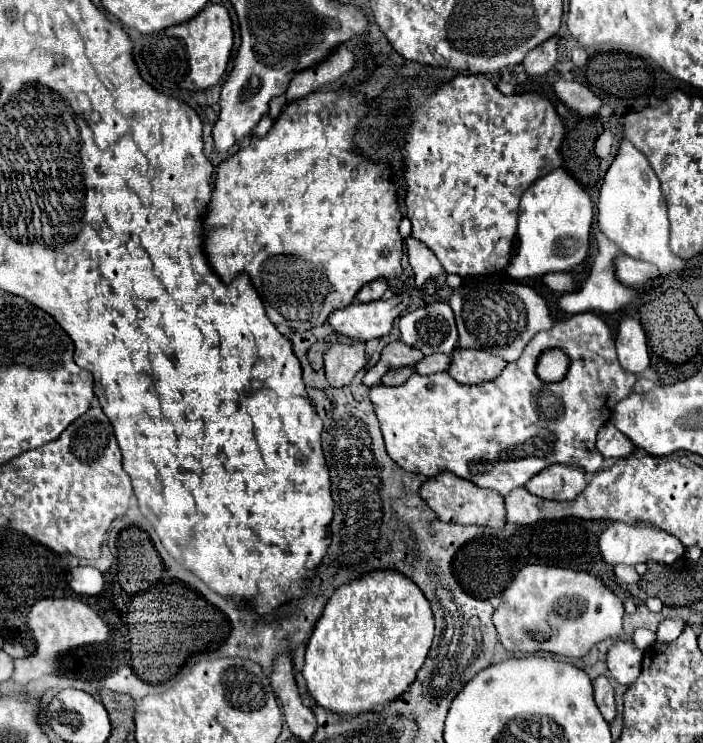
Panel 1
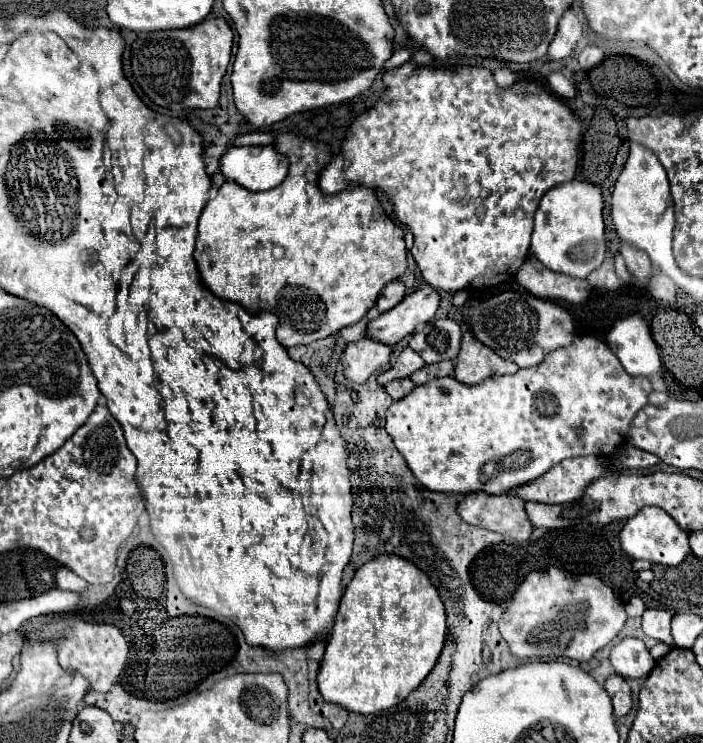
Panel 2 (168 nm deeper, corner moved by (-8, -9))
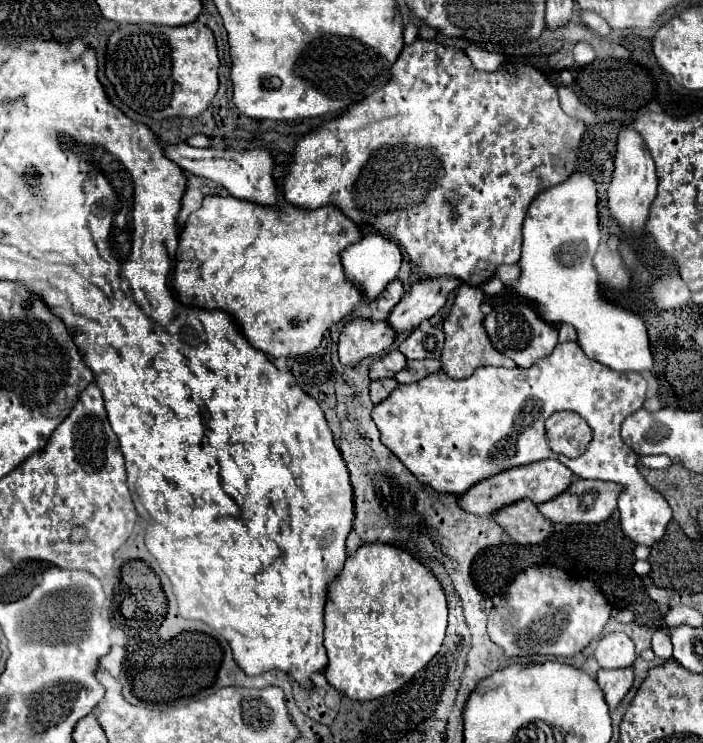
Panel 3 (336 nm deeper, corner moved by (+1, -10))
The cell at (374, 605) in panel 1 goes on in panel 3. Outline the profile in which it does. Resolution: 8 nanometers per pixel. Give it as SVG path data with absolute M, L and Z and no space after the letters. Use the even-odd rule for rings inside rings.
M382 542L362 544L346 558L340 574L328 584L326 598L324 648L328 650L328 668L324 674L336 690L350 698L372 700L374 696L384 696L402 688L438 654L442 646L448 620L444 588L428 566L398 546Z

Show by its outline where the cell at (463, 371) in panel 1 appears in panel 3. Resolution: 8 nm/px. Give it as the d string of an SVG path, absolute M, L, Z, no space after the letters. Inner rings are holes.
M462 284L460 290L454 292L454 306L444 322L444 336L446 336L446 342L444 342L444 348L442 348L442 370L450 376L450 378L468 378L472 376L472 372L478 368L478 366L504 366L504 368L514 368L514 360L506 358L504 354L500 354L486 330L484 330L484 314L480 312L480 302L482 302L484 294L478 286L470 286L470 284Z

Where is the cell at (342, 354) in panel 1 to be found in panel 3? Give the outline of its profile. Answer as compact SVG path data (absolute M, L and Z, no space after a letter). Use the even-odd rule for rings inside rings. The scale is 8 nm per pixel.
M354 318L350 320L338 344L338 354L342 364L358 364L368 356L382 354L394 342L394 330L388 322L370 320L370 318Z

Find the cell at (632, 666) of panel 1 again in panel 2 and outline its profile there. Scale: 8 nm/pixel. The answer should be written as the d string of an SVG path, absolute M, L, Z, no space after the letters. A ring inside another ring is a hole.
M623 639L611 651L611 663L623 679L641 679L651 673L655 661L641 639Z

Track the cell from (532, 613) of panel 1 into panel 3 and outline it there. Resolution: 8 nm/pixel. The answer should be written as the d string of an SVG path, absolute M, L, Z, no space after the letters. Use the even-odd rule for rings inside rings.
M532 566L516 574L488 616L488 636L506 656L574 656L602 634L610 606L588 578L572 578L558 566Z

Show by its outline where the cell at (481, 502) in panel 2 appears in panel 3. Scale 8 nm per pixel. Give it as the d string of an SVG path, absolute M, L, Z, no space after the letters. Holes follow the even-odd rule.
M520 500L494 514L494 520L510 534L510 538L522 546L540 544L554 532L554 524L538 512L538 506L530 500Z

